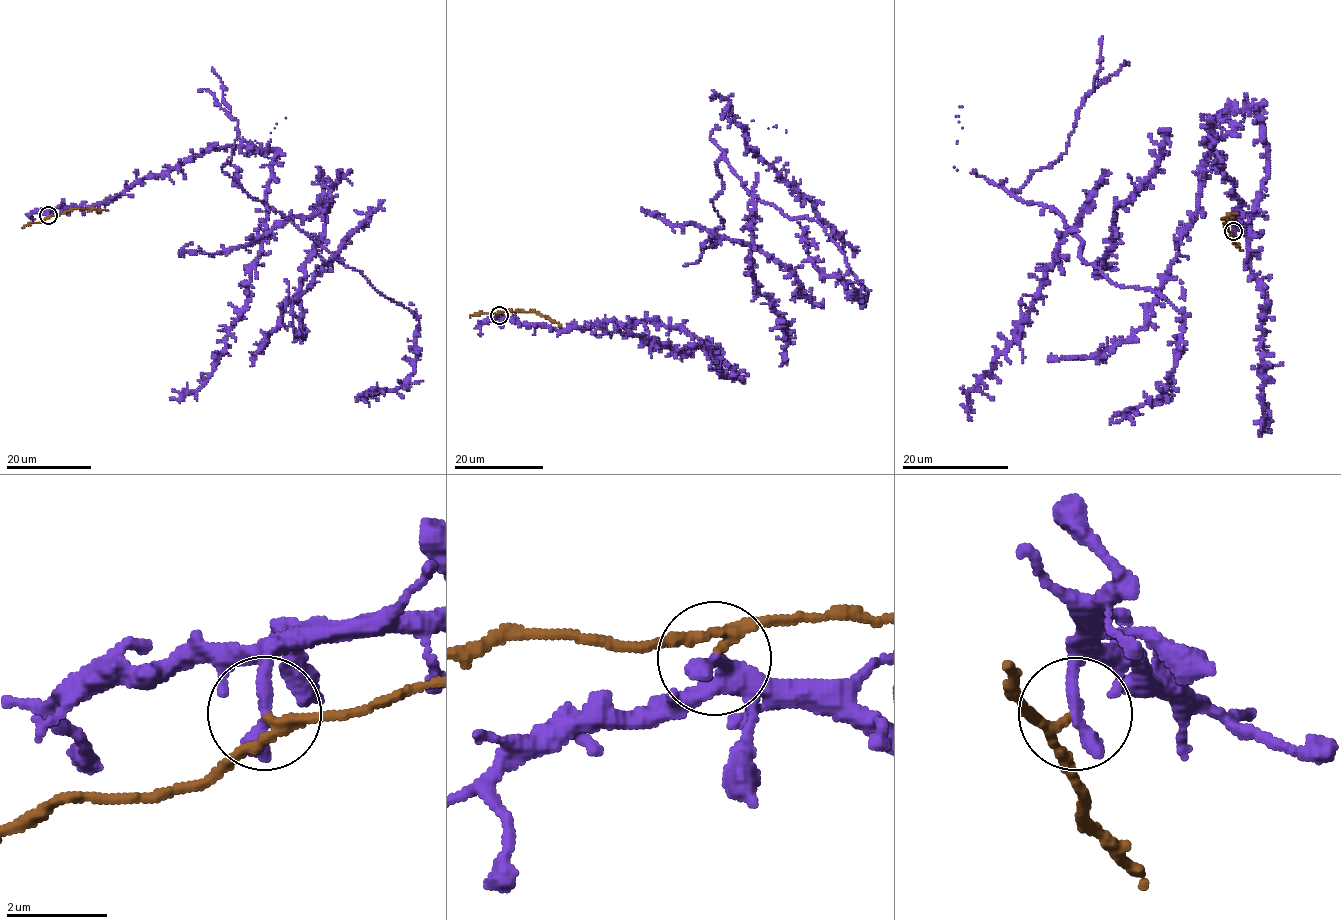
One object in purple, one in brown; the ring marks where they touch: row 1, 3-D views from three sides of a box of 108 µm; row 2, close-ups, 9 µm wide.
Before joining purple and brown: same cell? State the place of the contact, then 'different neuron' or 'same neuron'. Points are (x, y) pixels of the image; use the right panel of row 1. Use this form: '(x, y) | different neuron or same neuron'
(1233, 231) | different neuron

